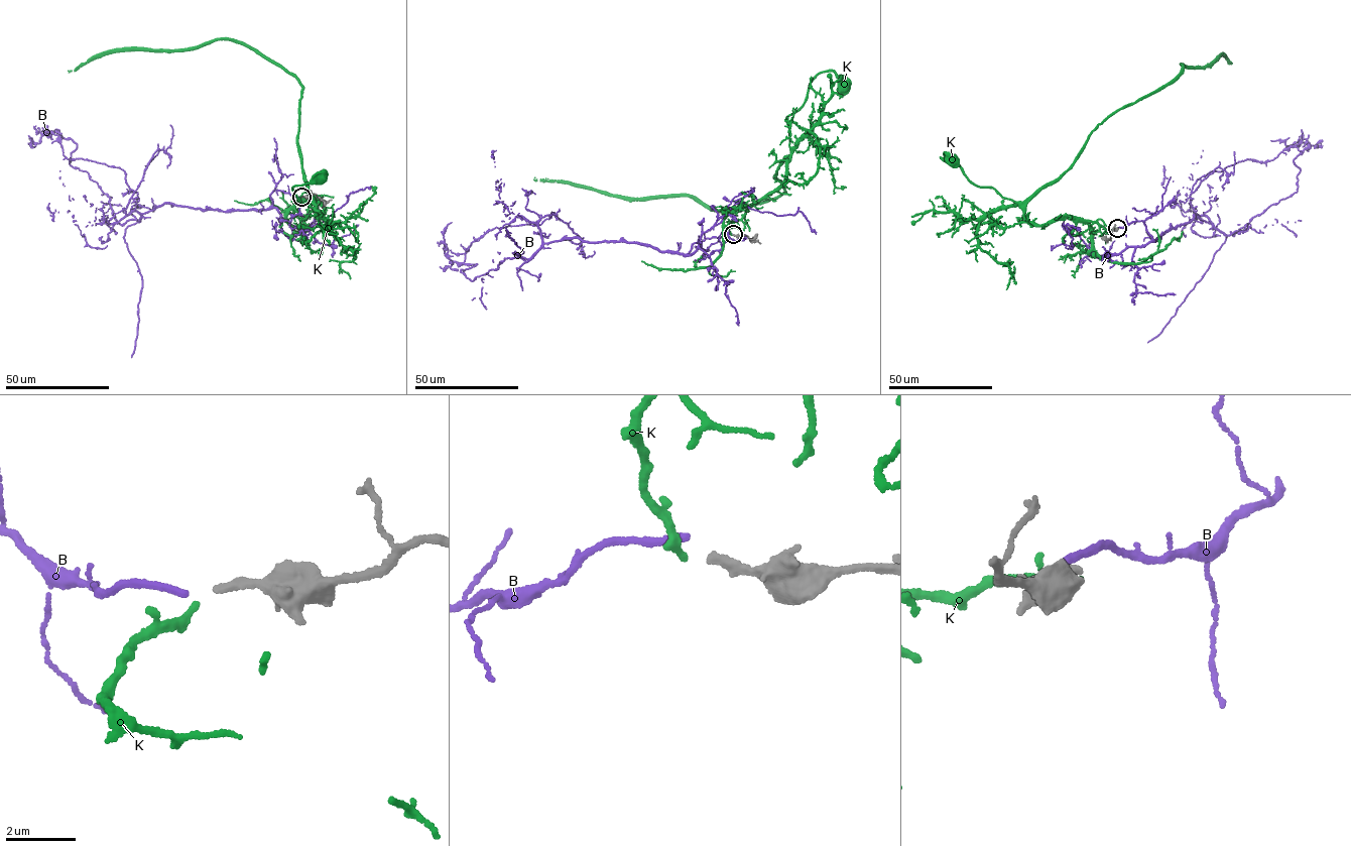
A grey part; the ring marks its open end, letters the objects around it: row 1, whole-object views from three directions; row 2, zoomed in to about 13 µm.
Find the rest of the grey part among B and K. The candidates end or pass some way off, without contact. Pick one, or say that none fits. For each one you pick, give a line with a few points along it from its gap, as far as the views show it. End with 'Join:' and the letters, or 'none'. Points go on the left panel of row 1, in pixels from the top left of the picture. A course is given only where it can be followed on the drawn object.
Join: none

